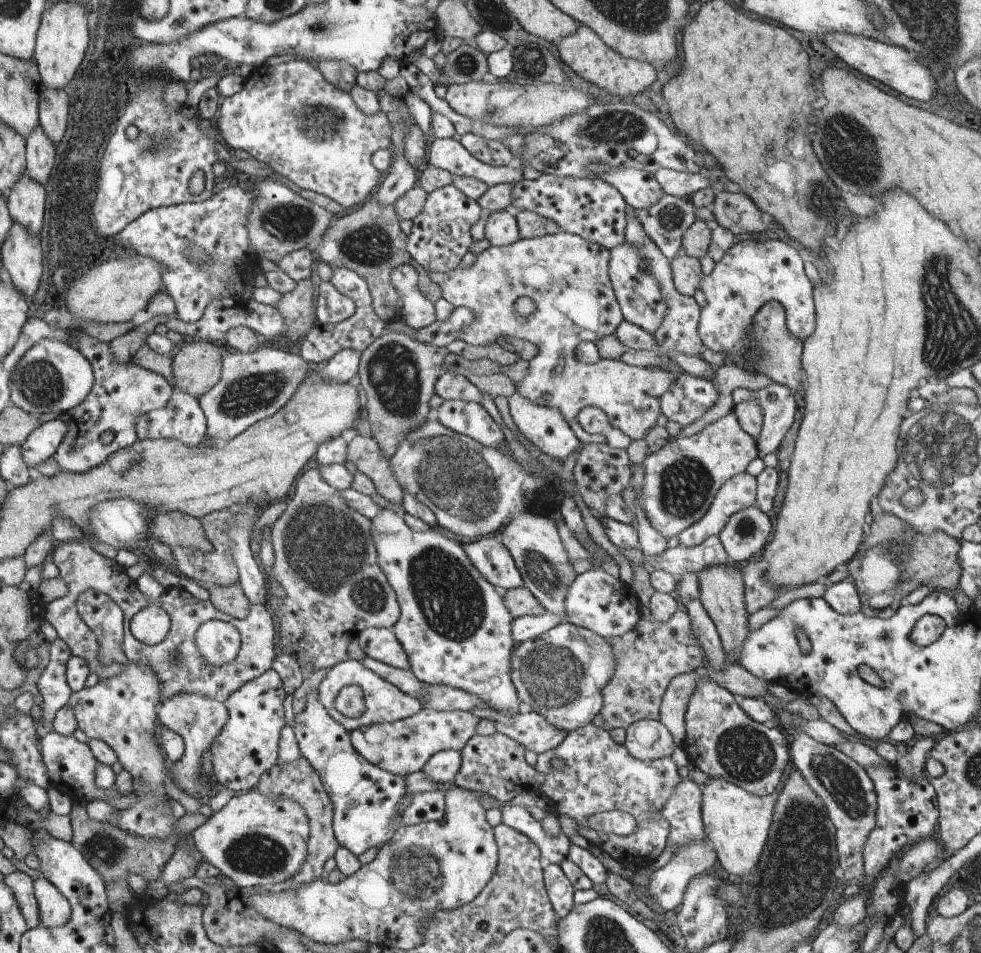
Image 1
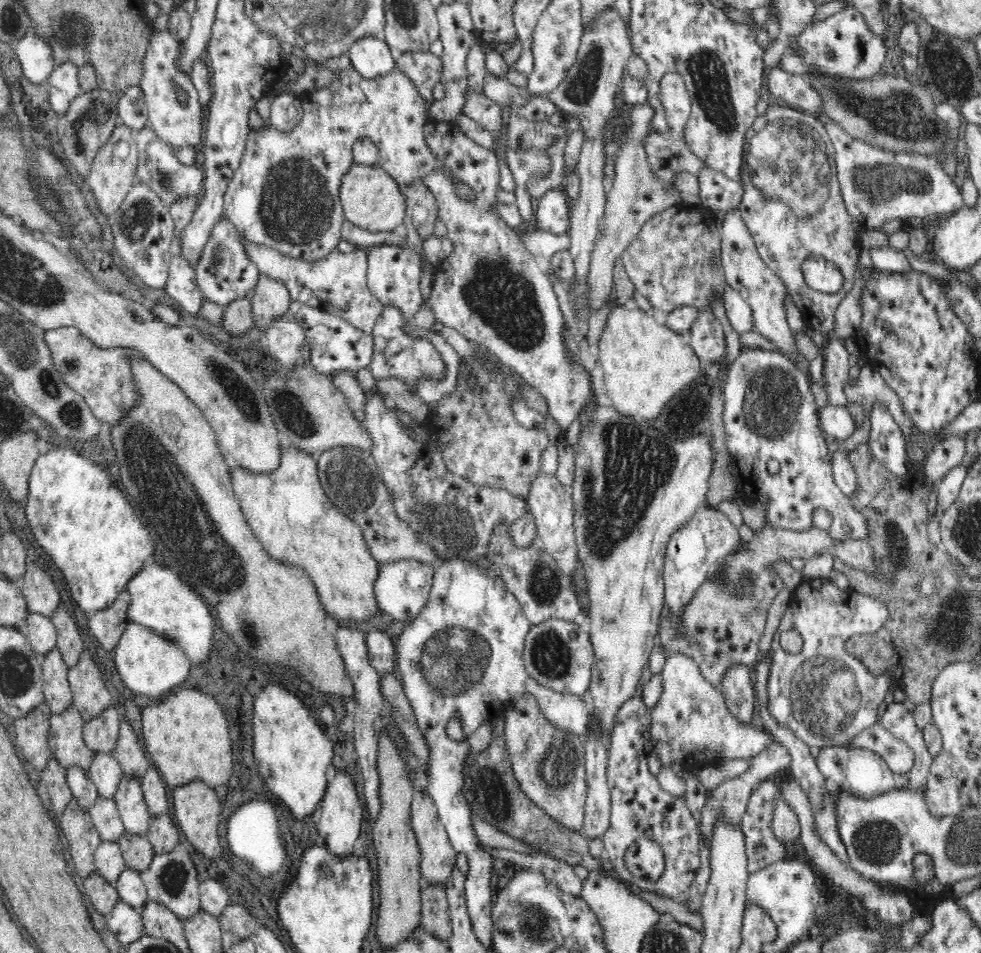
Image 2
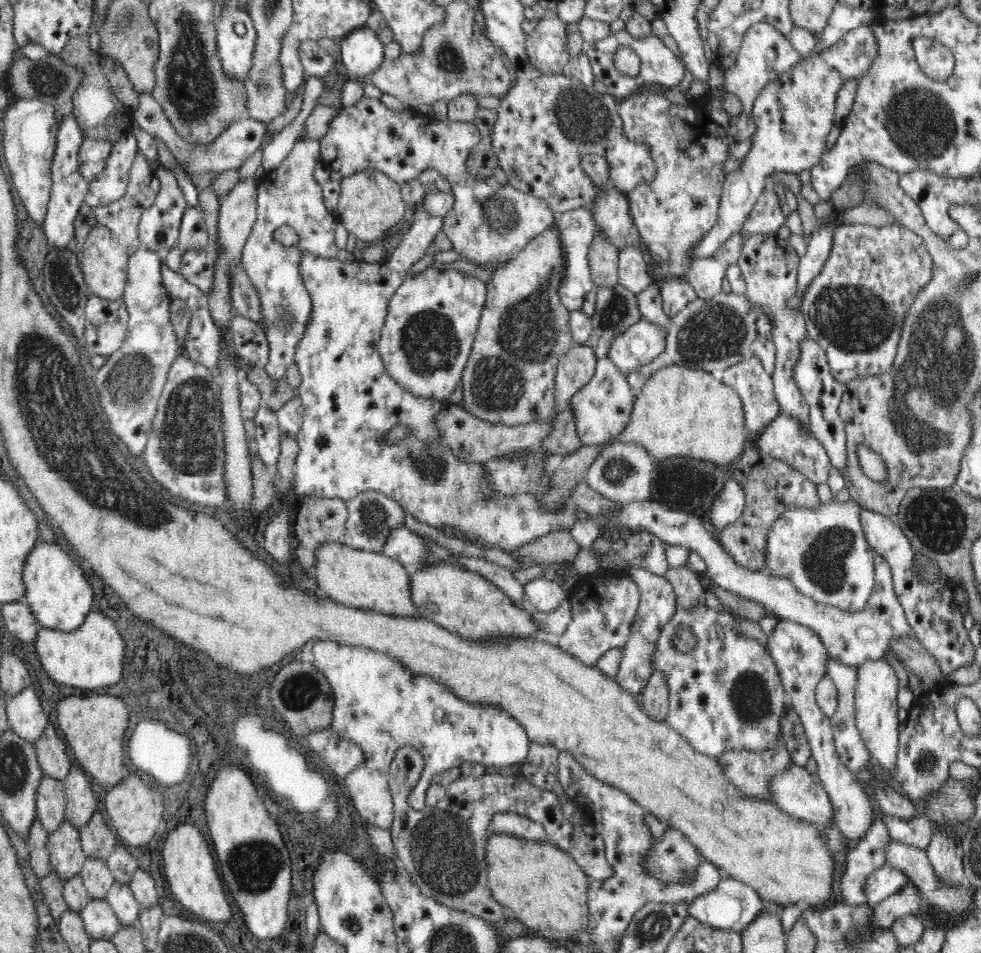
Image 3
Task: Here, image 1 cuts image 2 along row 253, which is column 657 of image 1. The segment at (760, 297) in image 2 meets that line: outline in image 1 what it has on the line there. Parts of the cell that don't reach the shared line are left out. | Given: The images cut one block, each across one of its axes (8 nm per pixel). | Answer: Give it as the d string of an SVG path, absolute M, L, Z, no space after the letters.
M641 719L626 729L625 748L643 761L670 757L675 740L666 725L651 719Z

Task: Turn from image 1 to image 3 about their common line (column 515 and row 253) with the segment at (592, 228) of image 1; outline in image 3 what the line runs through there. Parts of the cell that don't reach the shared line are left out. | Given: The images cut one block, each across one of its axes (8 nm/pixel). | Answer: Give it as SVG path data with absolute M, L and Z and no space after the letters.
M208 250L187 251L181 259L179 274L207 296L214 280L214 264L216 264L216 258Z

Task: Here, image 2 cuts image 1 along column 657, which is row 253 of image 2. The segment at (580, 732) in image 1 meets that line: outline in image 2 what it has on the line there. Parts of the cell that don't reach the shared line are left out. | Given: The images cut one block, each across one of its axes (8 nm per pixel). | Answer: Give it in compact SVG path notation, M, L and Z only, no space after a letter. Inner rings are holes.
M784 103L772 104L763 115L758 115L744 135L743 163L740 169L743 197L738 208L760 257L784 285L788 286L792 302L802 313L806 326L818 330L823 337L834 330L835 312L844 296L853 289L860 264L858 239L863 230L862 225L848 213L840 193L834 166L836 151L833 150L832 140L824 128L824 124L831 120L824 111L810 114ZM811 255L822 256L838 266L844 276L844 285L839 292L826 294L808 287L802 273L802 264Z

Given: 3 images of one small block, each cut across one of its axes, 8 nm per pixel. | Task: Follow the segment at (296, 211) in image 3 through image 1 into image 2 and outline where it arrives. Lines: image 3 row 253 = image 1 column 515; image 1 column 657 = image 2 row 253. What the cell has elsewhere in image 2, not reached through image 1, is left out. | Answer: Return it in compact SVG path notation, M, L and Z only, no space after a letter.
M374 245L367 249L367 287L382 306L400 309L403 318L413 320L423 304L420 293L422 258L416 250L399 246Z

